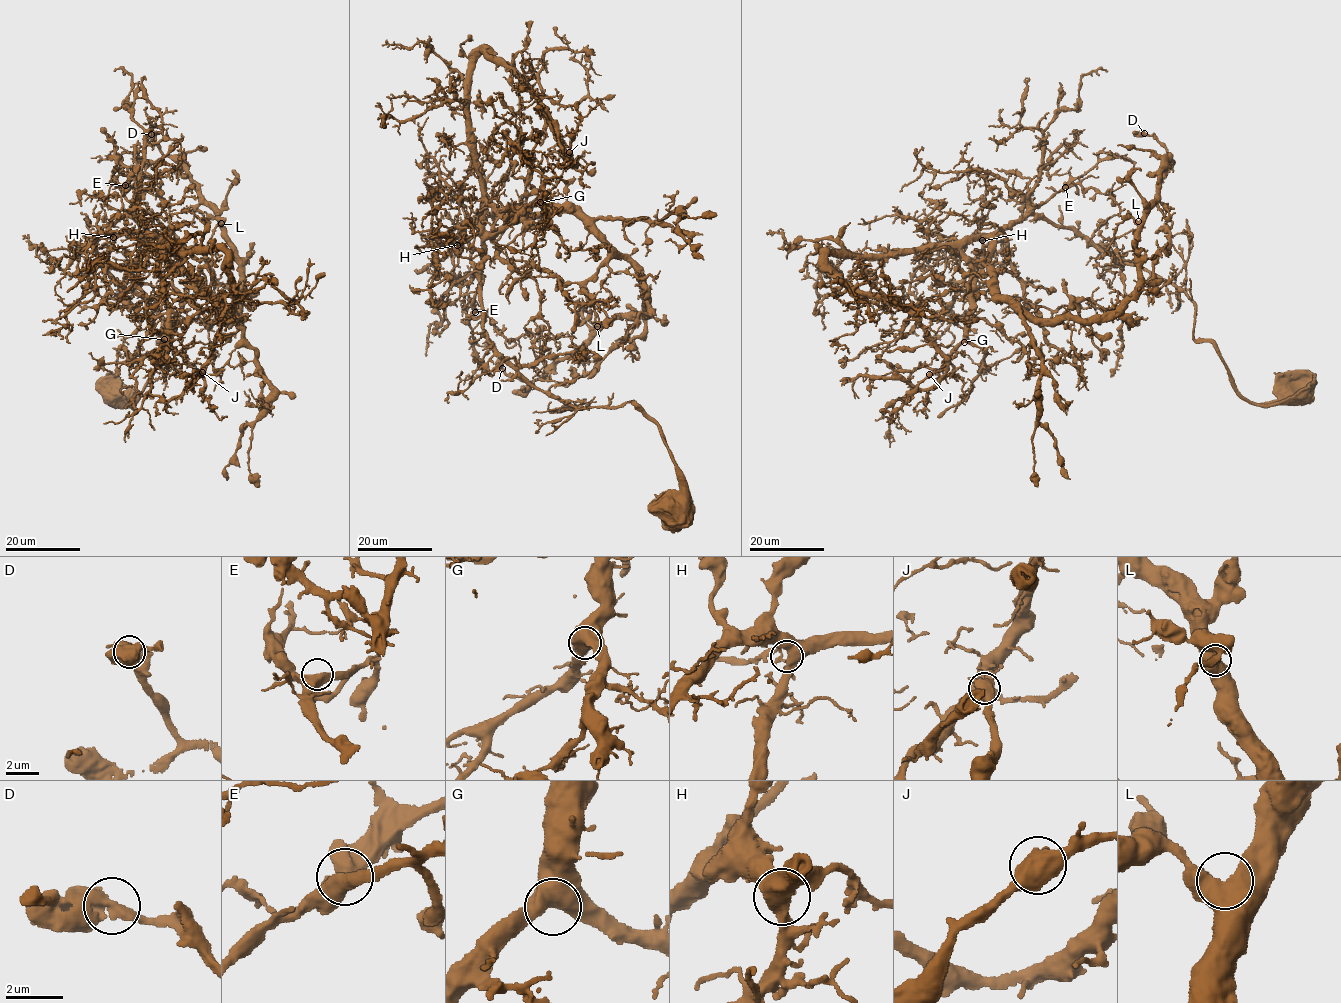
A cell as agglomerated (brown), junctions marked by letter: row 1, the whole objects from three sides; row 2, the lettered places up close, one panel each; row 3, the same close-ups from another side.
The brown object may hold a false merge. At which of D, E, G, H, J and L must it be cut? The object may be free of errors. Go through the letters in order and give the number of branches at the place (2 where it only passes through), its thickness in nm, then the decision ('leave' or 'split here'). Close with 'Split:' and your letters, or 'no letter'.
D: 2 branches meet; 480 nm thick; leave
E: 2 branches meet; 550 nm thick; leave
G: 2 branches meet; 650 nm thick; leave
H: 2 branches meet; 650 nm thick; leave
J: 2 branches meet; 750 nm thick; leave
L: 2 branches meet; 600 nm thick; leave
Split: no letter

